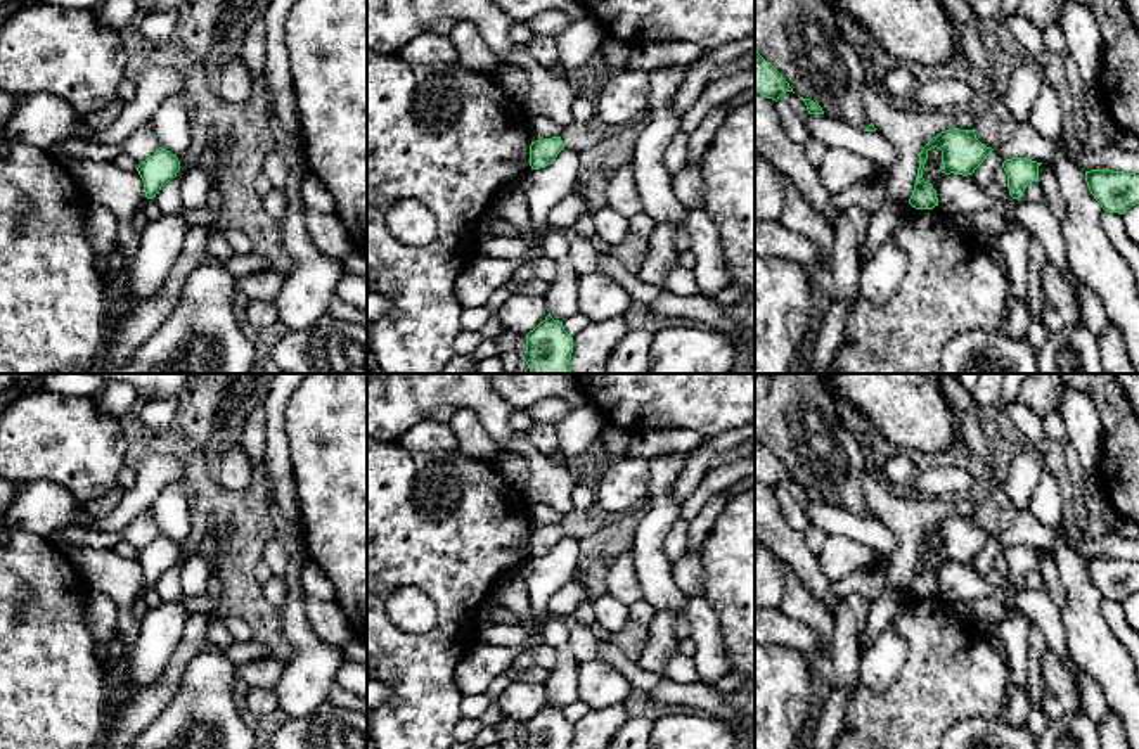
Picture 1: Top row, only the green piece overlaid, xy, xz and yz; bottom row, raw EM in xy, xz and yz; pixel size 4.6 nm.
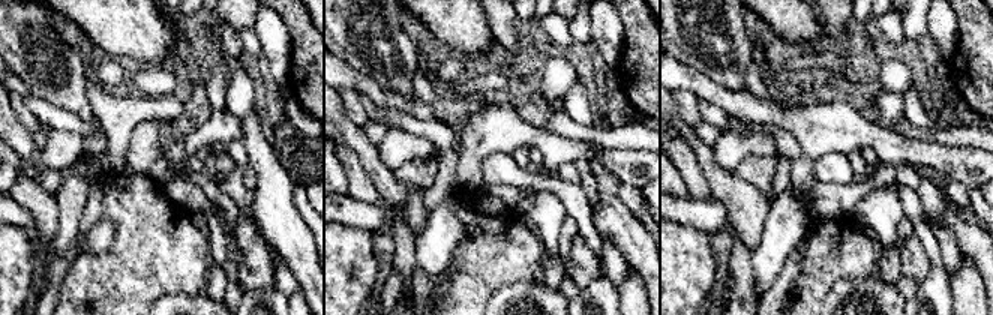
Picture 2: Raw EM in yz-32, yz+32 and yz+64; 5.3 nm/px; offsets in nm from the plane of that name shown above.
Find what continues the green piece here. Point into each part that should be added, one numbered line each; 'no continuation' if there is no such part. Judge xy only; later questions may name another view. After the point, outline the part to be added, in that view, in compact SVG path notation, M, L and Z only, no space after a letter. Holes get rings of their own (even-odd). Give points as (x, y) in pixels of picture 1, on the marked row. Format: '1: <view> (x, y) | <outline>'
no continuation

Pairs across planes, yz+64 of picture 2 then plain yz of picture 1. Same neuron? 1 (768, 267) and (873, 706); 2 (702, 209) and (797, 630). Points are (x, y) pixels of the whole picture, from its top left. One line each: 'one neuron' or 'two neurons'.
1: two neurons
2: one neuron

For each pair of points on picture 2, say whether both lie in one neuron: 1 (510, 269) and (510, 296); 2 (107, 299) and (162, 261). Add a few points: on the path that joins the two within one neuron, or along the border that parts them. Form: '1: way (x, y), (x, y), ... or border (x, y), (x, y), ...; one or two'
1: border (540, 279), (503, 284), (488, 299); two
2: way (120, 285), (144, 261), (149, 261); one

